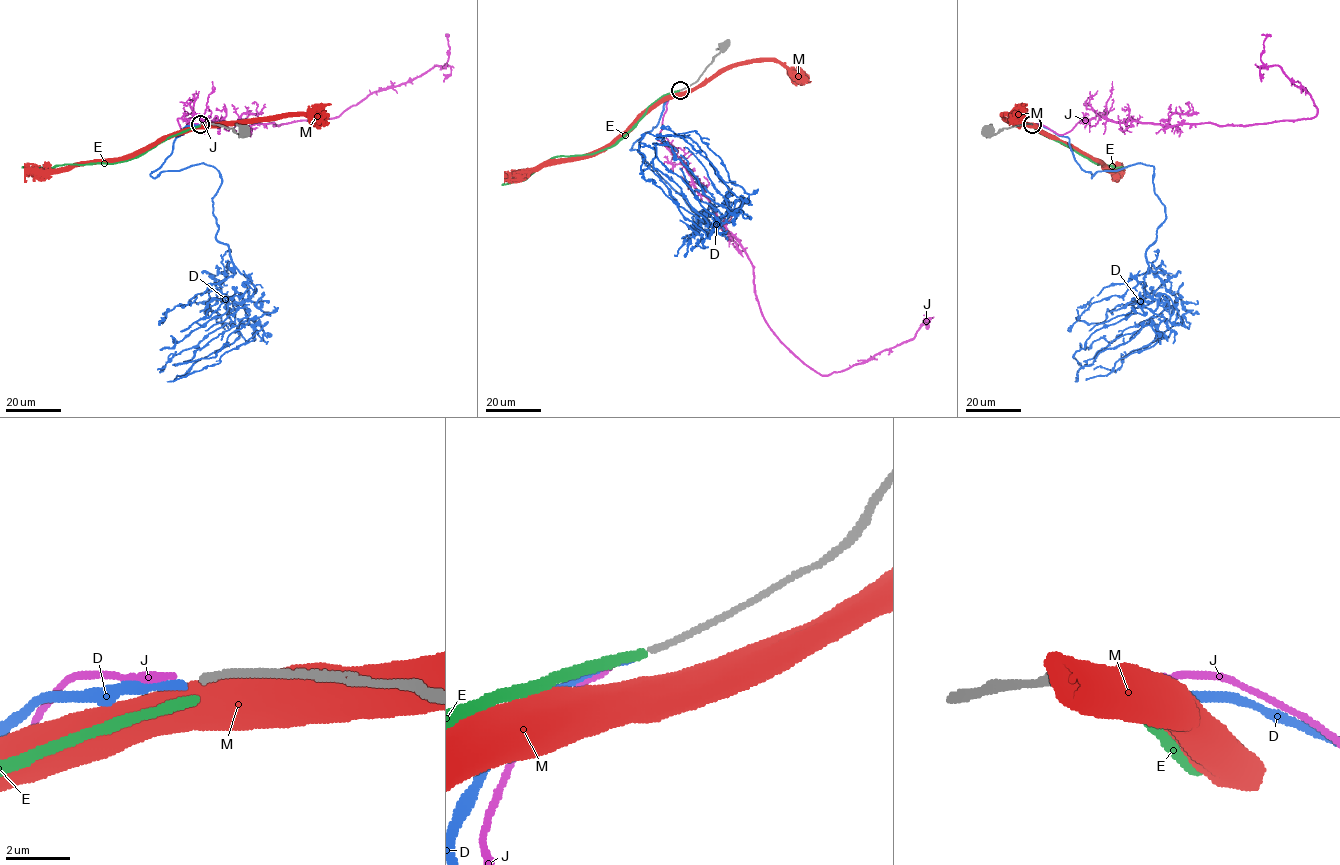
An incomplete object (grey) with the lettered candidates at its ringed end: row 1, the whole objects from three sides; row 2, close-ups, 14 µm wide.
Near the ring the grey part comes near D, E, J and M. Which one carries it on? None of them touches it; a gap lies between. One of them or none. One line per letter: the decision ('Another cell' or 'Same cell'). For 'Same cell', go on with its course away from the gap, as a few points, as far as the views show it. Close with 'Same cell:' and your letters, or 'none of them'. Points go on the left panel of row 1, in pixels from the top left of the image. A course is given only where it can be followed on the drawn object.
D: Another cell
E: Another cell
J: Another cell
M: Another cell
Same cell: none of them

